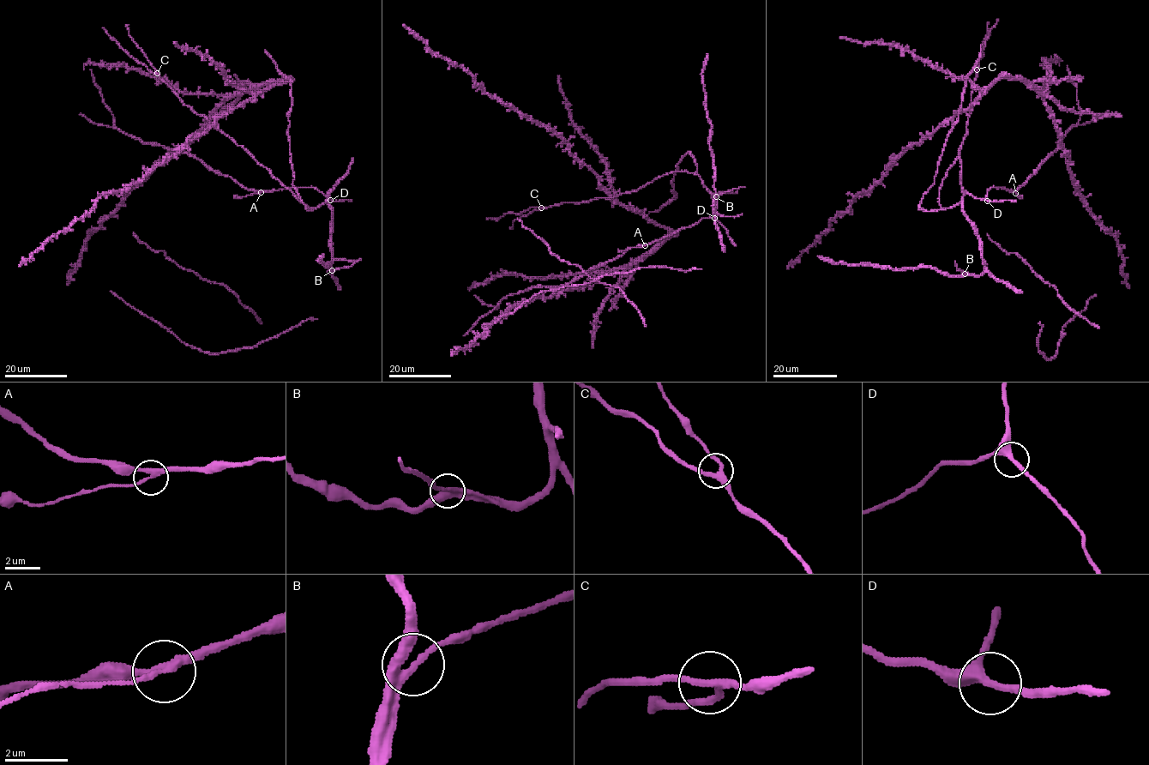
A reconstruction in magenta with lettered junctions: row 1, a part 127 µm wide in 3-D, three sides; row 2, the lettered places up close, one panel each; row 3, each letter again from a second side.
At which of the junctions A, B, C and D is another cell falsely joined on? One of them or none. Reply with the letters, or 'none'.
none

